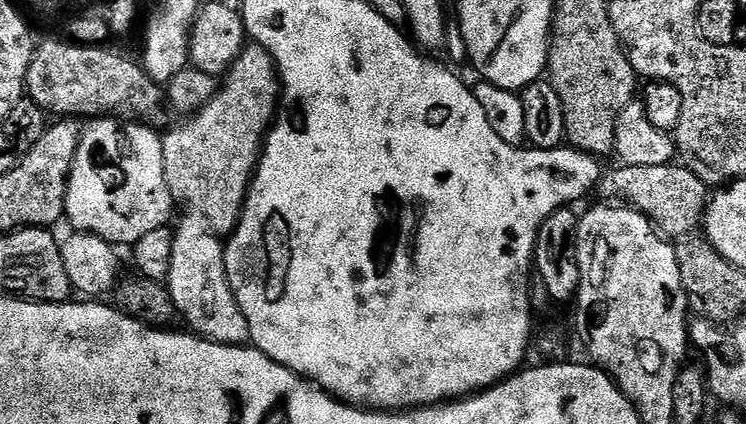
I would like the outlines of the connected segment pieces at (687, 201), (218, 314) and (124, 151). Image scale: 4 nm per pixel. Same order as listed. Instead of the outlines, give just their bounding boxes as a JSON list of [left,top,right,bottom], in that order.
[[598,163,710,238],[166,214,251,347],[64,118,174,246]]

